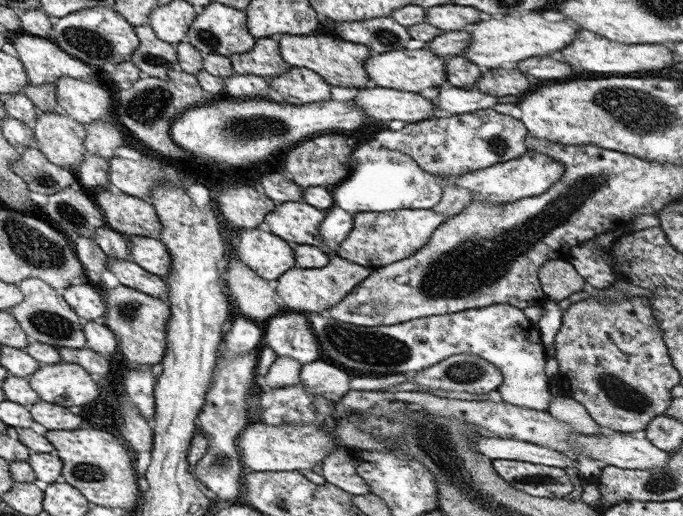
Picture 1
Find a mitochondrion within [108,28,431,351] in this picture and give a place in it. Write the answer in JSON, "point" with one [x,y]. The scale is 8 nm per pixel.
{"point":[243,128]}

